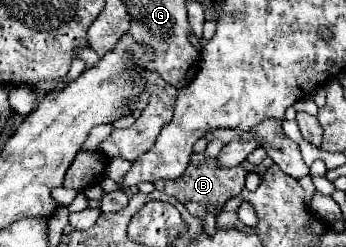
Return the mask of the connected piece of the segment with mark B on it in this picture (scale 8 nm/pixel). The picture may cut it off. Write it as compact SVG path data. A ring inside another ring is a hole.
M208 158L202 164L190 164L180 178L158 180L158 182L154 182L154 186L156 186L156 190L162 190L162 192L178 198L178 202L182 202L192 216L204 220L208 206L214 206L214 214L218 216L222 212L222 206L226 204L226 200L230 200L232 196L238 196L244 190L246 174L248 172L242 166L222 168L222 166L216 166L216 158Z

